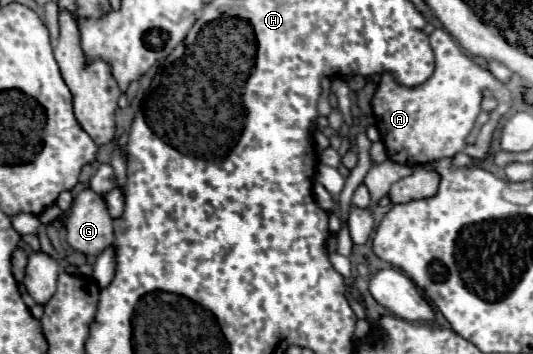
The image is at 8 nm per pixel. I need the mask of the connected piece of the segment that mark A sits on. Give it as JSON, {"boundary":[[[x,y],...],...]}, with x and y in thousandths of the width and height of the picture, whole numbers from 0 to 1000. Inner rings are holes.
{"boundary":[[[818,79],[807,96],[807,130],[814,141],[818,158],[818,198],[814,209],[784,249],[762,249],[750,243],[735,209],[717,209],[717,226],[698,271],[698,311],[702,311],[702,345],[713,367],[717,401],[724,412],[728,446],[743,463],[758,463],[758,469],[792,469],[803,458],[818,458],[822,446],[848,446],[859,429],[874,429],[882,446],[889,452],[908,452],[919,429],[919,407],[923,407],[923,379],[938,345],[938,333],[953,316],[953,305],[961,299],[961,271],[957,254],[931,226],[912,192],[904,192],[901,181],[893,181],[874,147],[863,141],[863,130],[848,113],[848,102],[833,85],[833,79]],[[908,254],[919,254],[923,271],[934,282],[934,299],[919,316],[919,333],[908,339],[904,350],[897,350],[897,328],[904,322],[904,277],[908,277]],[[889,367],[889,407],[874,407],[874,390],[882,384],[882,373]]]}

